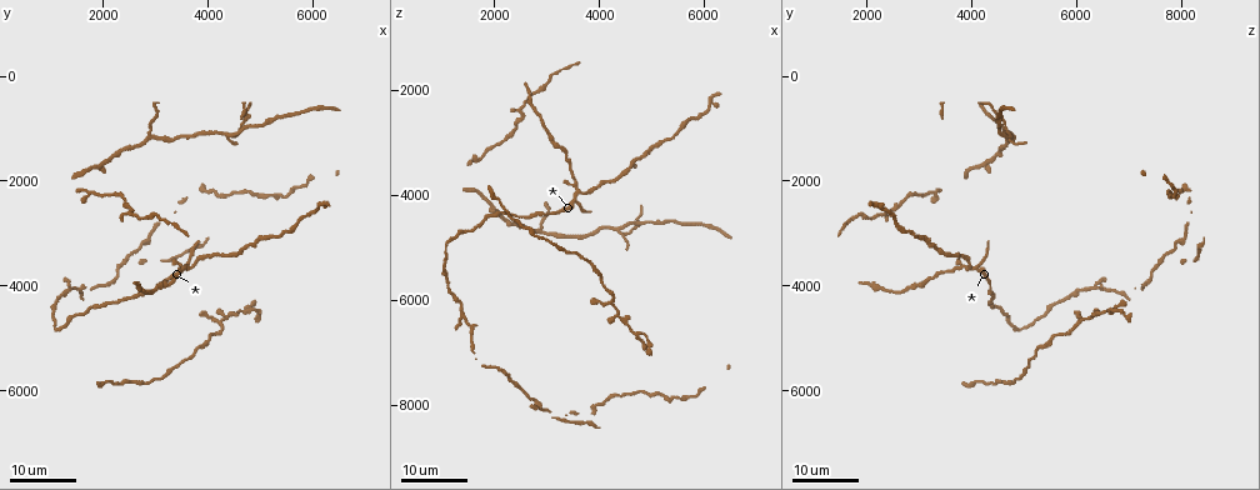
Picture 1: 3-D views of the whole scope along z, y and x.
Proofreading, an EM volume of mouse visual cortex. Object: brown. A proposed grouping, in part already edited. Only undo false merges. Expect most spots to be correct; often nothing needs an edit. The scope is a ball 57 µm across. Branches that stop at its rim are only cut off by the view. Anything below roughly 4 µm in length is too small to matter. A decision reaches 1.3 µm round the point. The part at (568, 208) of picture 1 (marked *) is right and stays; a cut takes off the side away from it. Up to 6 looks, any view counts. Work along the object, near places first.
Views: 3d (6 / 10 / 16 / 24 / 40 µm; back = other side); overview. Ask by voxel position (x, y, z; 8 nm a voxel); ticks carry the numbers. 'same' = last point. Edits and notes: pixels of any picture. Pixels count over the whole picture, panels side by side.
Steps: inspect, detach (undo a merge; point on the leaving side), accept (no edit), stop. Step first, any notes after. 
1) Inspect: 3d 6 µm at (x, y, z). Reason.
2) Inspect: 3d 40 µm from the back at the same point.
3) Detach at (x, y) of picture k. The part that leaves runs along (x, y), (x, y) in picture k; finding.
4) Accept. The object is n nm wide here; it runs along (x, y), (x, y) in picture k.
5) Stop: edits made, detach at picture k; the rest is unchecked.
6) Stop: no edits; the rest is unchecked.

Inspect: 3d 16 µm at (3600, 3650, 4100). Small branch off a trunk.

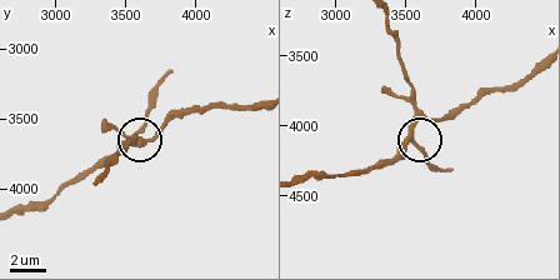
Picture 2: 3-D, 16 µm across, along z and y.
Inspect: 3d 6 µm at the same point. Closer look.

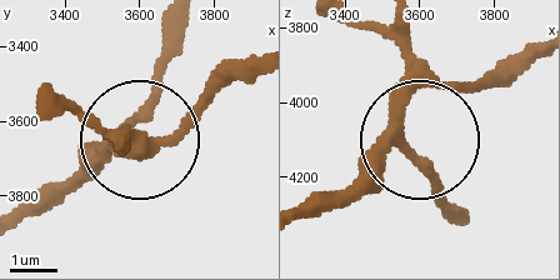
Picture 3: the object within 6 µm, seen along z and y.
Inspect: 3d 6 µm from the back at the same point. Other side.

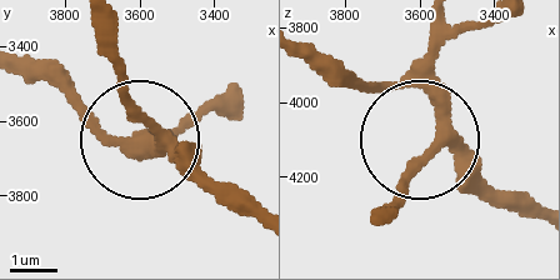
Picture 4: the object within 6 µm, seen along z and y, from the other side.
Accept. The object is 250 nm wide here; continuous, no second cell.

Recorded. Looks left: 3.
Inspect: 3d 16 µm at (4350, 4600, 6250). Thick turns thin.

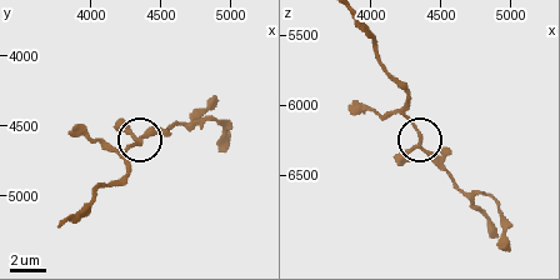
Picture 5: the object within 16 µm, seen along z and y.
Inspect: 3d 10 µm at (4340, 4600, 6260).

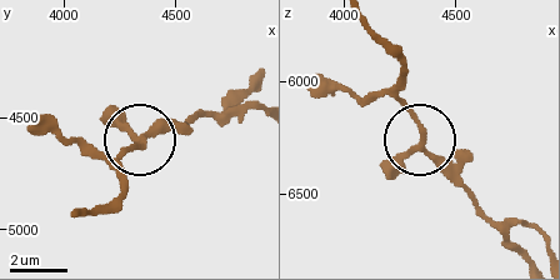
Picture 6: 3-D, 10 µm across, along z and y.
Accept. It runs along (79, 214), (101, 211), (115, 200), (128, 151), (191, 116) in picture 6; continuous, no second cell.

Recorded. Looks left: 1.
Stop: no edits; the rest is unchecked.

